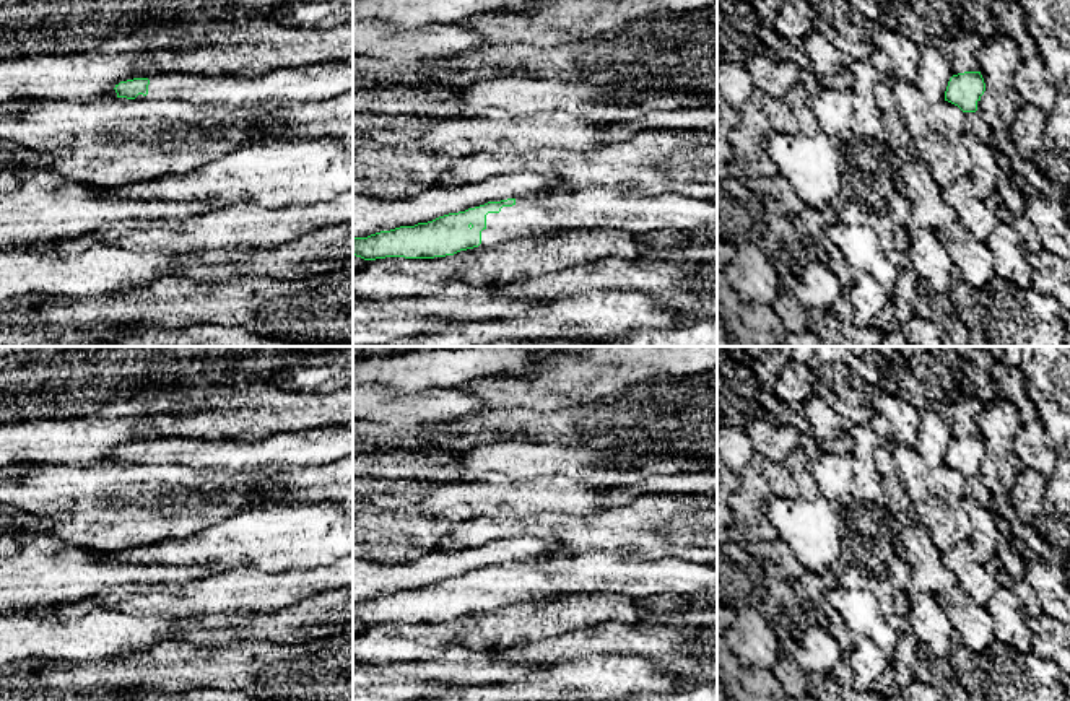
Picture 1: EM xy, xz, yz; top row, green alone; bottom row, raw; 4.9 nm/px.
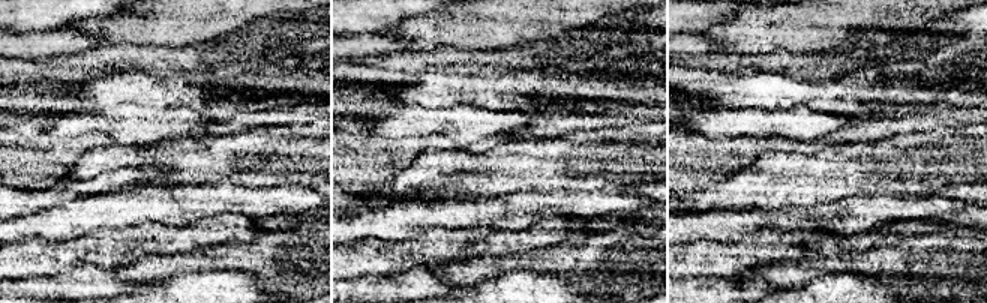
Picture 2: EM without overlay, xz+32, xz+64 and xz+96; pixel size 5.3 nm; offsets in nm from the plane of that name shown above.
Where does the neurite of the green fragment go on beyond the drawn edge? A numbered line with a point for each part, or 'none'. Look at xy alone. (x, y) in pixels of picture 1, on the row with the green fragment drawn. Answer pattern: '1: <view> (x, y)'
1: xy (324, 80)

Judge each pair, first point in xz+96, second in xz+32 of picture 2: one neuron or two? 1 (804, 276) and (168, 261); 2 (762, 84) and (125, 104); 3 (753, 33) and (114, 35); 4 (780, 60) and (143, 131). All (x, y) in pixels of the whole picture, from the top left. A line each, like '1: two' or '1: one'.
1: one
2: one
3: one
4: two

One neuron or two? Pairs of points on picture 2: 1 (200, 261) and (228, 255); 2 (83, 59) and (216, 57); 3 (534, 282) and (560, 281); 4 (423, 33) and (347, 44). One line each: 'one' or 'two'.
1: one
2: one
3: one
4: two

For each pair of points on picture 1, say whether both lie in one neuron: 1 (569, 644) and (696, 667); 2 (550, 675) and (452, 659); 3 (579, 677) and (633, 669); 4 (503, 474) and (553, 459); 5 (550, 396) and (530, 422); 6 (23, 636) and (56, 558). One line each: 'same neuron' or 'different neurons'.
1: same neuron
2: different neurons
3: same neuron
4: same neuron
5: different neurons
6: different neurons

